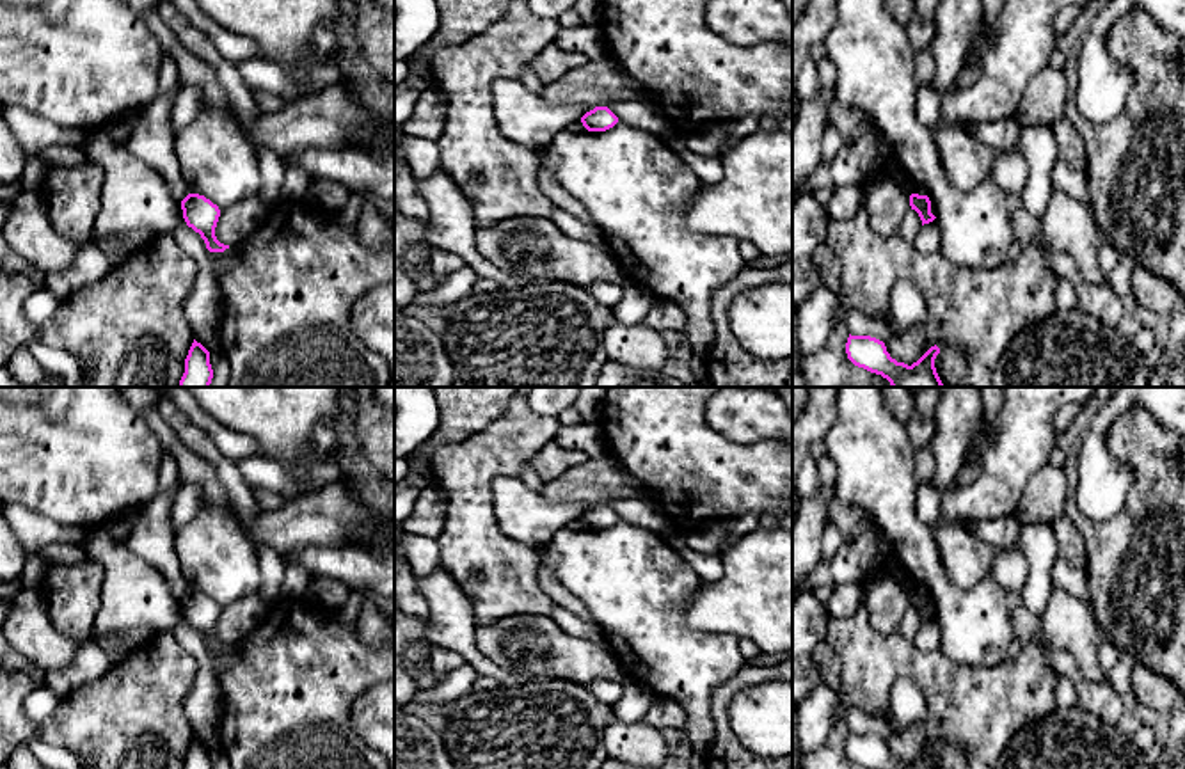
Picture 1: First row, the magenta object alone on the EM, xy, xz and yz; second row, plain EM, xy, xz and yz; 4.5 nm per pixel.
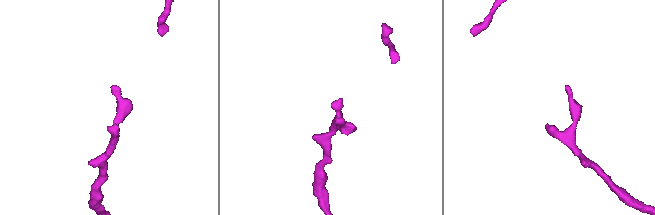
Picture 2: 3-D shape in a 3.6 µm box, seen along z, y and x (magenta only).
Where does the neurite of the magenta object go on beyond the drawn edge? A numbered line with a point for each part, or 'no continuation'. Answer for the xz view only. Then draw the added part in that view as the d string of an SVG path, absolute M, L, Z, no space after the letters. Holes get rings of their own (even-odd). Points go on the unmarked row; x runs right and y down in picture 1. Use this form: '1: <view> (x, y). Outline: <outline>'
no continuation

